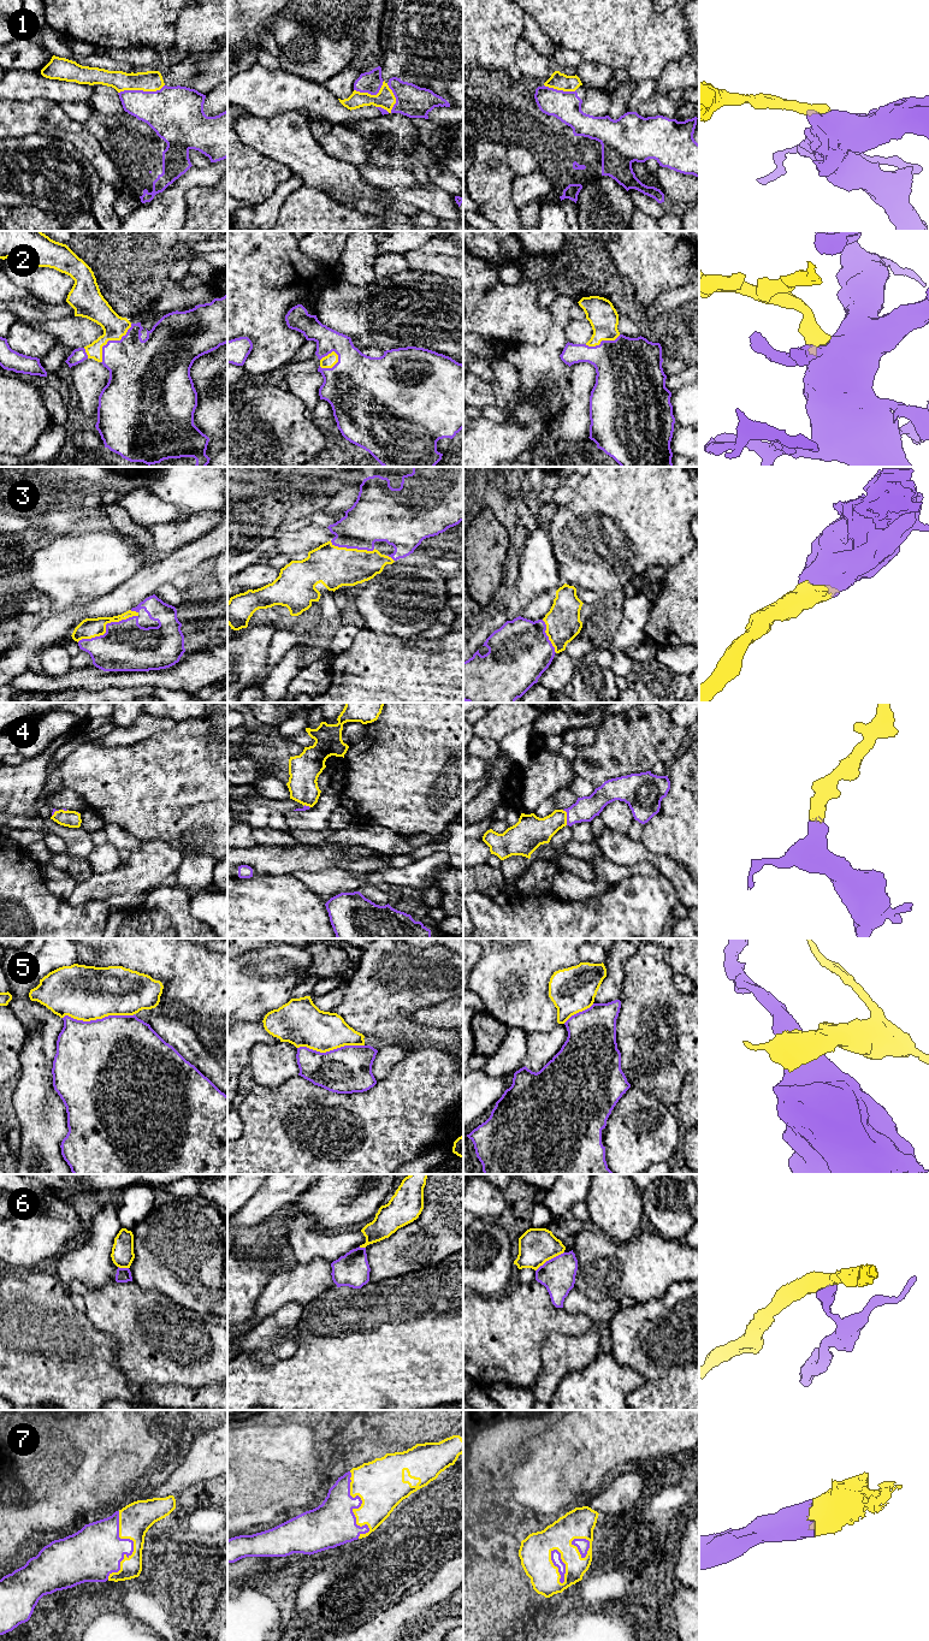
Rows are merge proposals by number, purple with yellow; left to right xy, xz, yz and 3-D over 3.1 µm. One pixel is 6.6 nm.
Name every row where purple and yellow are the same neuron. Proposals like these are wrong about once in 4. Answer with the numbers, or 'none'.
2, 3, 4, 7

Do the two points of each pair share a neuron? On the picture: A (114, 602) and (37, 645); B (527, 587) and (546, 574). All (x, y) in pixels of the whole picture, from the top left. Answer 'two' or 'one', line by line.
A: one
B: one

